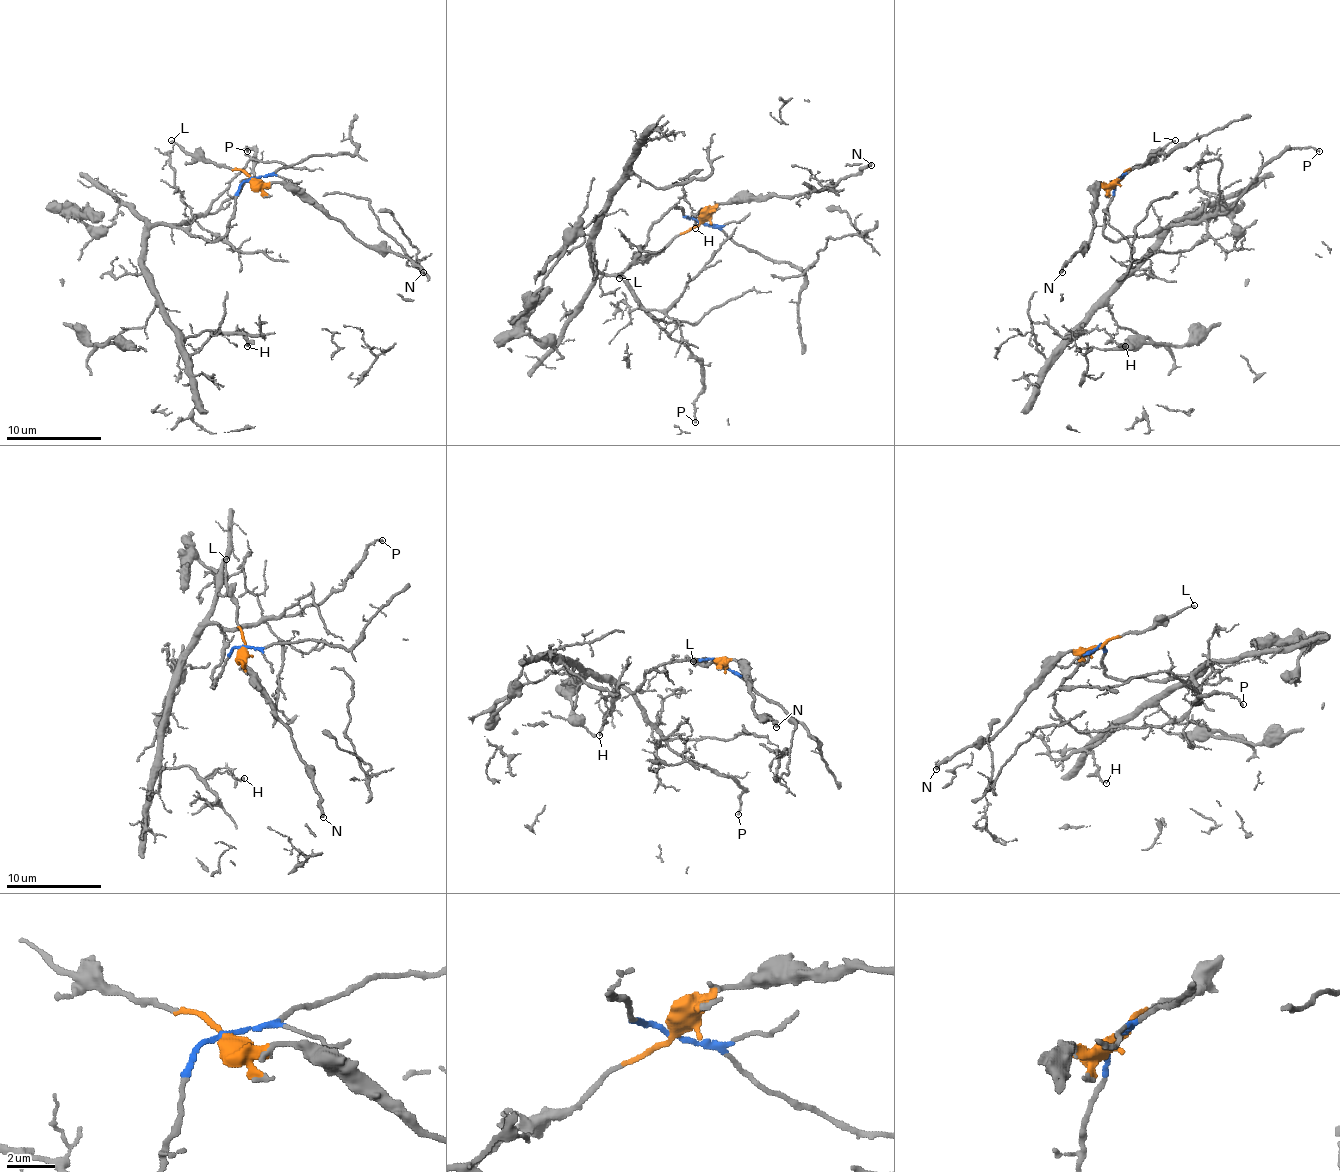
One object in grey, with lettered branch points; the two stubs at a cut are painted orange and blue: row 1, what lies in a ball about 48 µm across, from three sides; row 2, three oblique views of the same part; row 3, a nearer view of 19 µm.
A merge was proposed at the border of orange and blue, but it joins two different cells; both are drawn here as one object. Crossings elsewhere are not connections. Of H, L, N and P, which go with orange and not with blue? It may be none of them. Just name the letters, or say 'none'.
L, N

